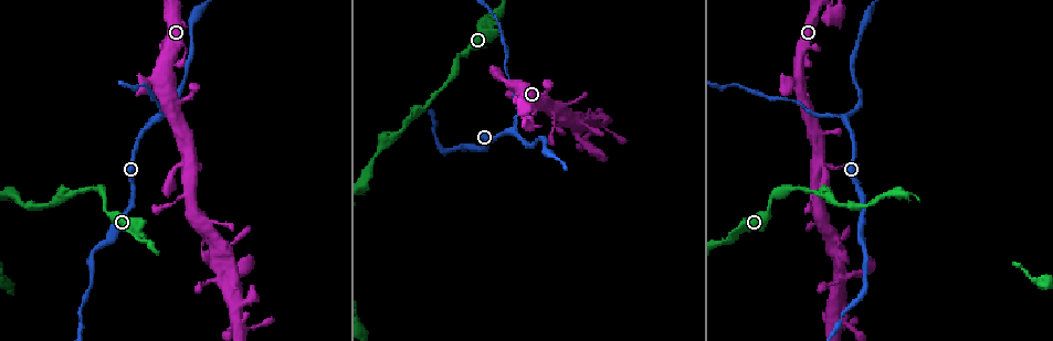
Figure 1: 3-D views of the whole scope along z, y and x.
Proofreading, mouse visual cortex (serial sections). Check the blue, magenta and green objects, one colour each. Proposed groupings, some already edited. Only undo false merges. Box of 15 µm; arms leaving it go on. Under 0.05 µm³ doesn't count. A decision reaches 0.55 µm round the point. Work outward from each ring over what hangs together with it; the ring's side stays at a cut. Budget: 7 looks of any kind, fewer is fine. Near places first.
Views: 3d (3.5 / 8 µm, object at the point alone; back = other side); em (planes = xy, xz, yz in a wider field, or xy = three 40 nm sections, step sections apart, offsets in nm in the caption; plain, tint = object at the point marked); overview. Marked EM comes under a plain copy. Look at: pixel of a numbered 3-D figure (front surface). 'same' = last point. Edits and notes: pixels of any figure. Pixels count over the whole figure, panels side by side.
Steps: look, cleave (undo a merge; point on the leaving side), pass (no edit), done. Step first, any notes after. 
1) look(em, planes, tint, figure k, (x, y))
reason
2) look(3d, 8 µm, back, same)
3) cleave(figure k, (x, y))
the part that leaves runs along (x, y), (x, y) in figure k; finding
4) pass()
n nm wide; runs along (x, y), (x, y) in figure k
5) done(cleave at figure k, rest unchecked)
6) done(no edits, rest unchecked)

look(em, planes, tint, figure 1, (511, 132))
three-way junction

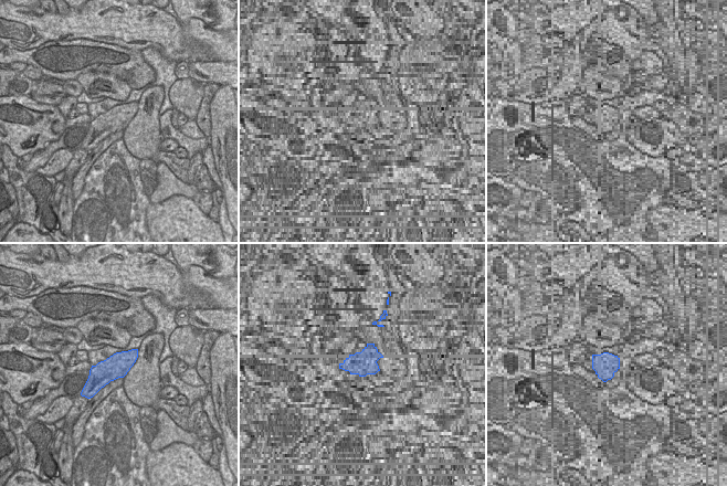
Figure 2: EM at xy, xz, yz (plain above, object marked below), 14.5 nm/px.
look(3d, 3.5 µm, same)

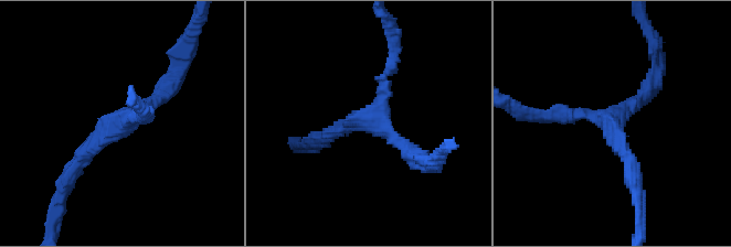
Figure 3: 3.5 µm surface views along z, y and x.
pass()
arms of 150, 200, 200 nm; runs along (135, 351), (105, 371), (87, 388) in figure 2; one cell here

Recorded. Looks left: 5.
look(3d, 3.5 µm, back, figure 1, (458, 54))
thin neck

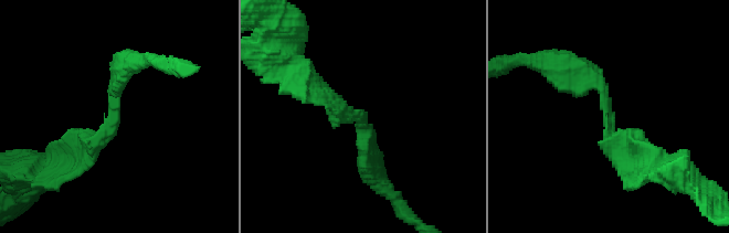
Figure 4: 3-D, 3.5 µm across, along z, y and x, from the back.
look(em, xy, step 5, tint, figure 4, (361, 114))
arms of 250, 250 nm; need the tissue

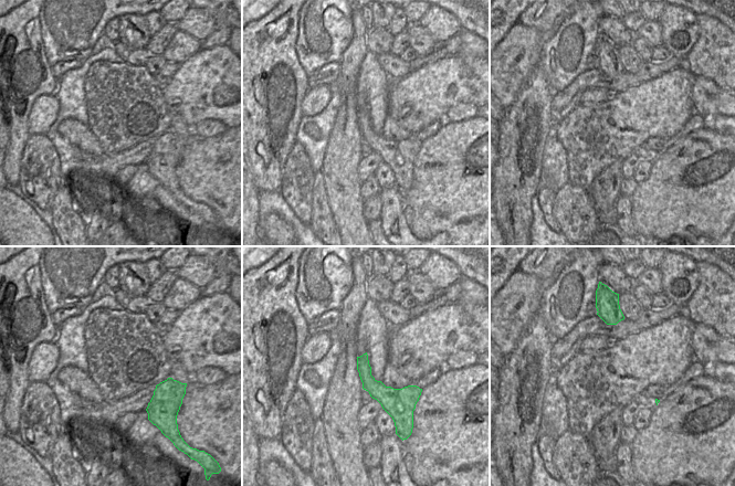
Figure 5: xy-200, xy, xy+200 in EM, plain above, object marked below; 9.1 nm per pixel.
pass()
runs along (650, 159), (612, 141), (604, 91), (576, 67) in figure 4; one cell here

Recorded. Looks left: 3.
look(3d, 3.5 µm, figure 1, (832, 12))
abrupt turn

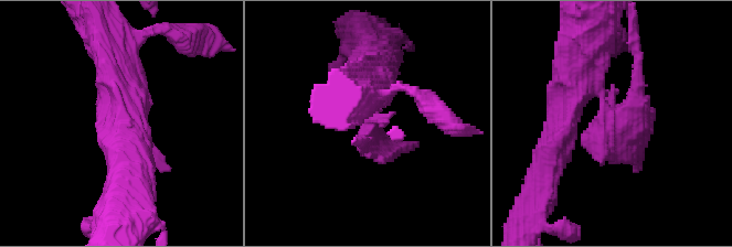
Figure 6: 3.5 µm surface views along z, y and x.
look(em, xy, step 5, tint, figure 6, (615, 121))

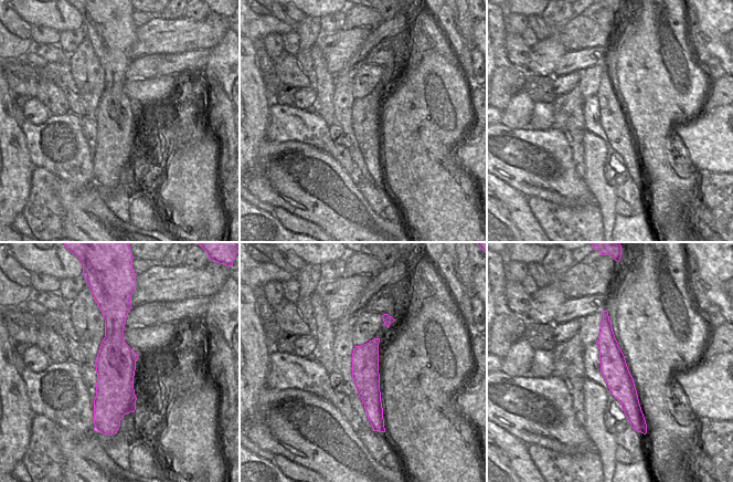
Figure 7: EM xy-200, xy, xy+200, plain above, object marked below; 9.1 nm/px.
cleave(figure 6, (368, 152))
the part that leaves runs along (607, 111), (638, 141), (635, 172) in figure 6; a second cell is stuck on

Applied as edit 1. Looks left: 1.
done(cleave at figure 6, rest unchecked)

